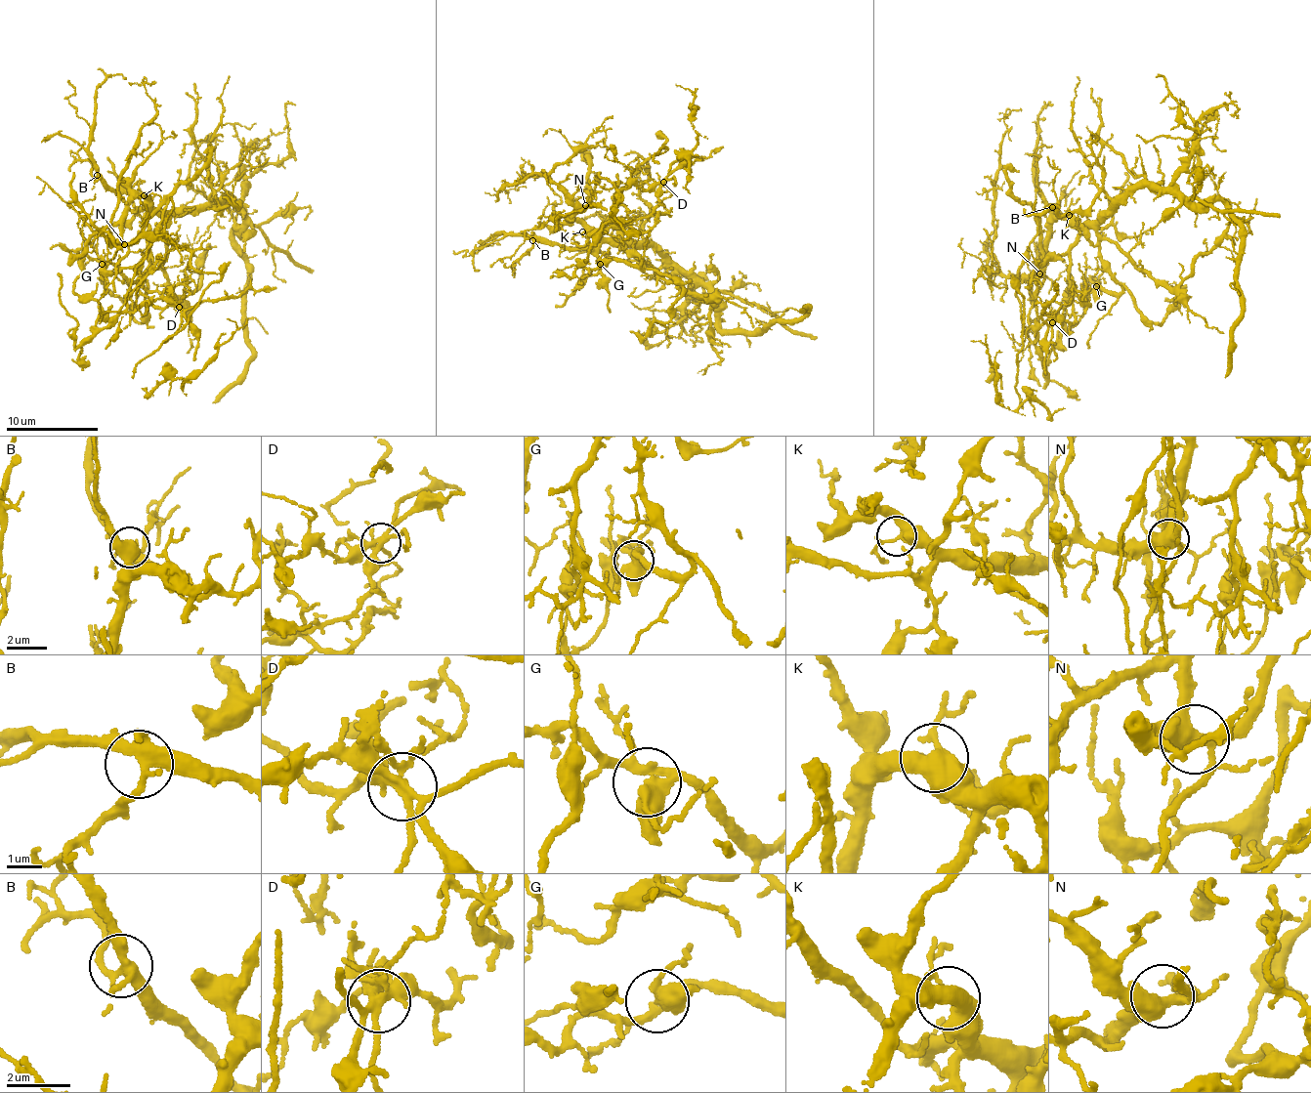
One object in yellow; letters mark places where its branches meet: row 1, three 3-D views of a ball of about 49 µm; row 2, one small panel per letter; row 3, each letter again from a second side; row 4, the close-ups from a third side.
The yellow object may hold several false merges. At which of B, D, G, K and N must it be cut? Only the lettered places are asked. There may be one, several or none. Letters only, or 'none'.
D

